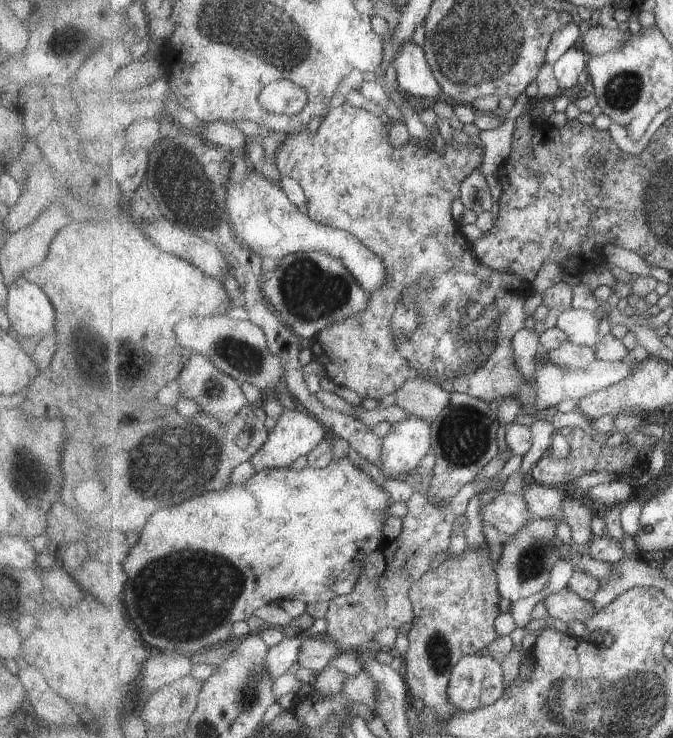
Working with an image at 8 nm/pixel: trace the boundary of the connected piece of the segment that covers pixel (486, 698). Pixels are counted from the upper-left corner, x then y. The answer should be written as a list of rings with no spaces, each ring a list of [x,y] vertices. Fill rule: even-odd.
[[[467,655],[455,666],[448,684],[448,699],[460,711],[471,712],[495,704],[506,691],[502,661]]]

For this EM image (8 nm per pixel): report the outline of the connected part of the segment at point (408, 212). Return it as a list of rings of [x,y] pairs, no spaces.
[[[342,104],[334,109],[331,109],[327,116],[322,118],[321,125],[319,128],[314,132],[311,133],[309,129],[305,129],[304,131],[289,134],[288,136],[284,137],[283,143],[280,144],[280,146],[277,148],[275,152],[275,166],[277,166],[277,169],[280,172],[280,176],[289,176],[292,179],[295,179],[301,186],[302,190],[306,194],[307,198],[307,205],[306,210],[308,215],[315,221],[320,222],[321,224],[341,229],[350,233],[353,233],[353,236],[356,236],[360,241],[367,247],[369,250],[372,250],[383,262],[386,266],[386,274],[388,275],[388,279],[386,280],[386,283],[383,284],[381,288],[378,288],[377,290],[374,290],[372,292],[371,301],[369,301],[369,306],[367,309],[365,309],[363,312],[360,312],[359,314],[353,315],[352,317],[349,317],[347,320],[340,320],[339,322],[336,322],[335,324],[332,324],[331,326],[328,326],[327,328],[324,328],[321,330],[319,334],[317,334],[316,337],[313,338],[311,341],[311,346],[309,349],[312,351],[313,358],[316,359],[324,368],[325,374],[333,380],[333,382],[336,382],[336,384],[339,387],[345,387],[349,388],[350,390],[355,391],[361,398],[374,398],[375,400],[381,401],[383,400],[387,395],[390,394],[396,394],[397,390],[401,388],[401,386],[404,385],[408,380],[413,380],[416,378],[420,379],[429,379],[432,380],[434,383],[437,383],[444,387],[445,390],[448,390],[450,393],[465,393],[468,395],[471,395],[472,397],[477,397],[480,399],[483,399],[484,401],[489,402],[498,402],[504,401],[507,397],[515,397],[520,401],[523,407],[530,407],[531,409],[536,408],[536,402],[538,399],[538,384],[537,379],[526,379],[525,375],[522,373],[522,370],[516,365],[516,358],[514,357],[514,346],[512,343],[513,337],[521,330],[525,328],[525,320],[527,320],[528,313],[525,312],[525,302],[527,302],[527,298],[532,294],[533,292],[533,286],[532,283],[527,282],[523,277],[521,277],[518,274],[507,272],[507,271],[498,271],[493,270],[491,267],[488,267],[486,264],[483,264],[480,259],[476,257],[476,254],[473,252],[472,249],[472,243],[470,240],[466,237],[466,234],[461,229],[461,227],[456,223],[455,220],[453,220],[453,216],[451,216],[451,204],[457,200],[457,198],[460,198],[461,196],[461,185],[463,184],[463,181],[470,175],[473,174],[477,169],[480,168],[480,166],[483,164],[484,161],[484,148],[481,146],[480,140],[478,138],[471,138],[470,142],[464,145],[463,143],[449,143],[448,145],[445,144],[445,148],[442,152],[437,152],[435,150],[435,146],[430,142],[418,142],[416,140],[413,140],[412,142],[407,143],[403,146],[395,146],[392,144],[391,138],[390,138],[390,132],[387,131],[387,126],[385,126],[385,123],[379,116],[373,116],[373,112],[369,112],[368,110],[360,109],[358,107],[352,107],[349,104]]]

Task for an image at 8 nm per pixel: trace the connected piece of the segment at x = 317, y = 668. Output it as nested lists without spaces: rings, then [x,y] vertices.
[[[312,636],[304,641],[298,658],[298,666],[310,668],[319,674],[340,653],[341,650],[335,641],[327,637],[315,640]]]

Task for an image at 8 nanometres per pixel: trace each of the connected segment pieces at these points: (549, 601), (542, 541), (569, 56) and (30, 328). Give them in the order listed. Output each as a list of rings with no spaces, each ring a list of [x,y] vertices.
[[[563,588],[555,595],[545,598],[544,604],[551,619],[558,618],[563,622],[586,622],[593,618],[599,611],[593,606],[593,602],[586,601],[571,589]]]
[[[551,517],[531,519],[509,542],[503,544],[496,573],[498,589],[503,599],[515,602],[541,592],[551,580],[551,568],[562,559],[564,543],[557,536],[559,519]]]
[[[570,48],[554,64],[554,73],[561,88],[573,88],[579,82],[579,76],[587,70],[590,55],[583,48]]]
[[[22,276],[13,279],[13,282],[10,282],[10,285],[6,288],[3,308],[9,319],[11,332],[18,340],[31,336],[41,338],[47,336],[47,334],[52,334],[55,314],[49,299],[41,288],[27,282]]]

